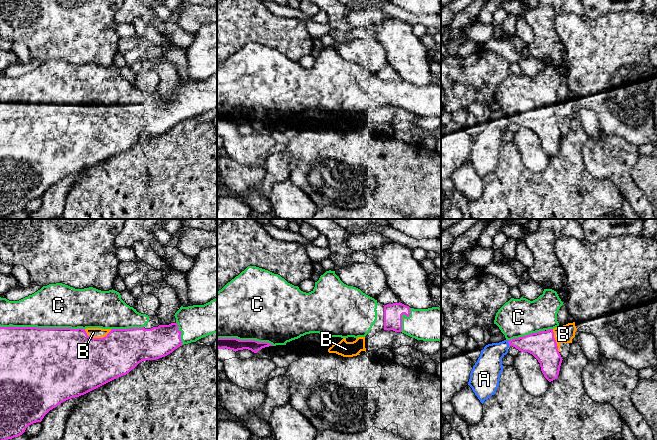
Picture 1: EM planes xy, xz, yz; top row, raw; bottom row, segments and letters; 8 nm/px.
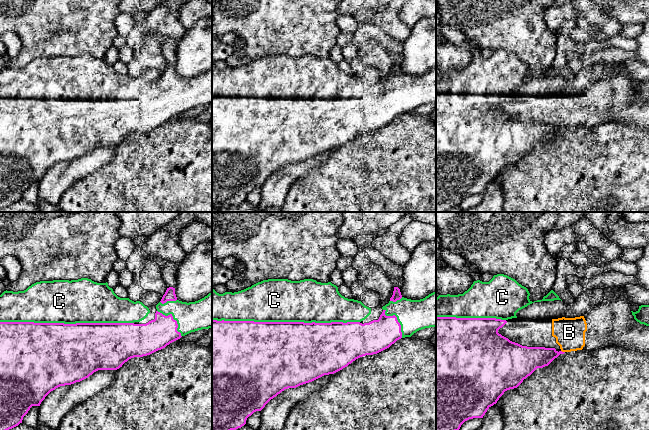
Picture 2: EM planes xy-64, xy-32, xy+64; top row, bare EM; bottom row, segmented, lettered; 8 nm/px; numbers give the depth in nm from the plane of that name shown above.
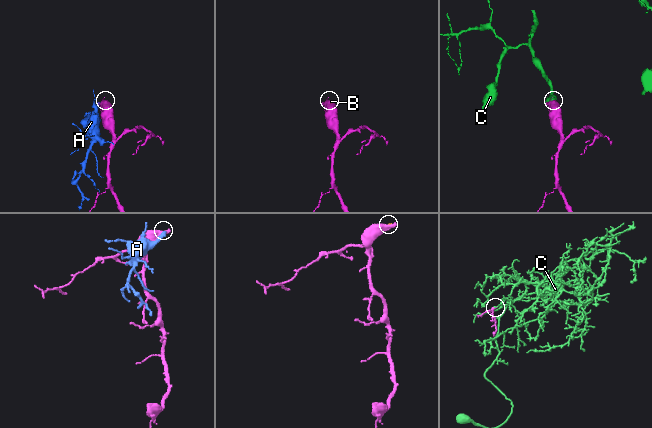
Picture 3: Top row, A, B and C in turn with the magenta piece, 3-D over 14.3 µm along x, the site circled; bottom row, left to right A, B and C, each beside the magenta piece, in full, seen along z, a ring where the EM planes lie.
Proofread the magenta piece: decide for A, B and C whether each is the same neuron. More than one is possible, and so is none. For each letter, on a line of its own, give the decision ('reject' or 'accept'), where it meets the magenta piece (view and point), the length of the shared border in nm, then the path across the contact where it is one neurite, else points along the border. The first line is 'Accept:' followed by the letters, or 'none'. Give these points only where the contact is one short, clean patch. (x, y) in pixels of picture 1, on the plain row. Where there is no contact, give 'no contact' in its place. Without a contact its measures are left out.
Accept: C
A: reject; meets magenta in yz at (508, 118); contact 50 nm long; border along yz (507, 116), (509, 121)
B: reject; meets magenta in xy at (97, 114); contact 220 nm long
C: accept; meets magenta in xy at (42, 104); contact 700 nm long

